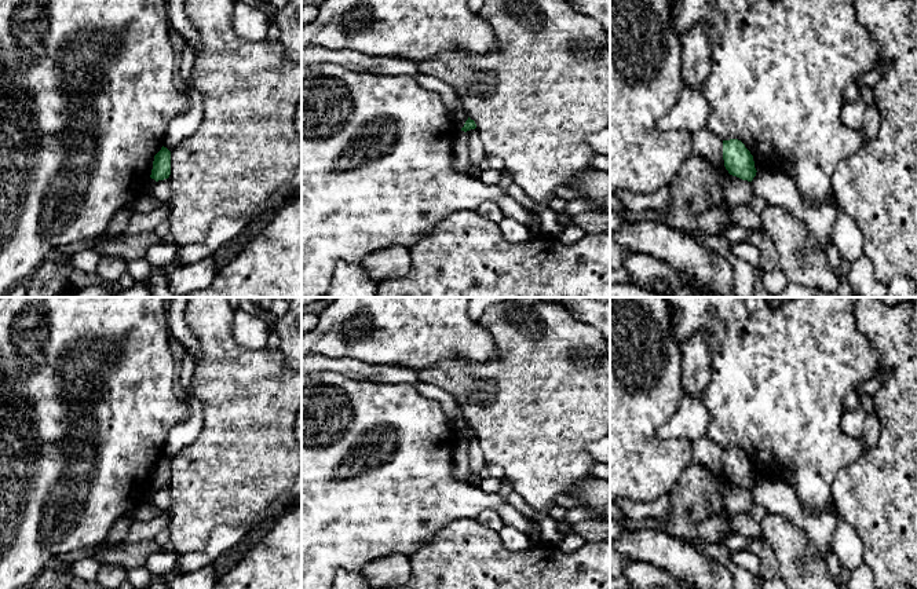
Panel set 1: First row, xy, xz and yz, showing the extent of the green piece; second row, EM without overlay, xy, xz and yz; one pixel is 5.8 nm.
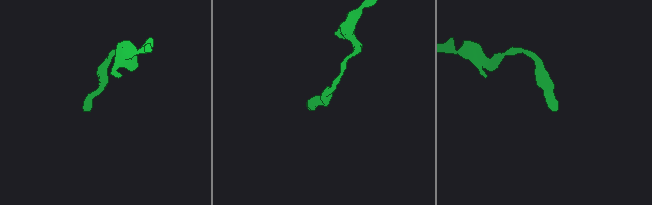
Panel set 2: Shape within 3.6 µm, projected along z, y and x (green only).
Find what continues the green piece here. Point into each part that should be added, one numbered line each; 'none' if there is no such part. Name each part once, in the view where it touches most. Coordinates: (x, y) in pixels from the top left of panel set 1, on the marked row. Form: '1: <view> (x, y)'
none

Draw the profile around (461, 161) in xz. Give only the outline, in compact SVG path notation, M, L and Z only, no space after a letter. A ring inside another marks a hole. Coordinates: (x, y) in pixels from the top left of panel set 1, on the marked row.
M456 129L453 168L457 172L467 173L470 165L471 165L471 158L468 153L468 135L461 129Z

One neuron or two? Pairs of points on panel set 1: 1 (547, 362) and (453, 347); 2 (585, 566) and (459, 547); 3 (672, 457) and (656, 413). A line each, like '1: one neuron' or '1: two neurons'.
1: two neurons
2: one neuron
3: one neuron

